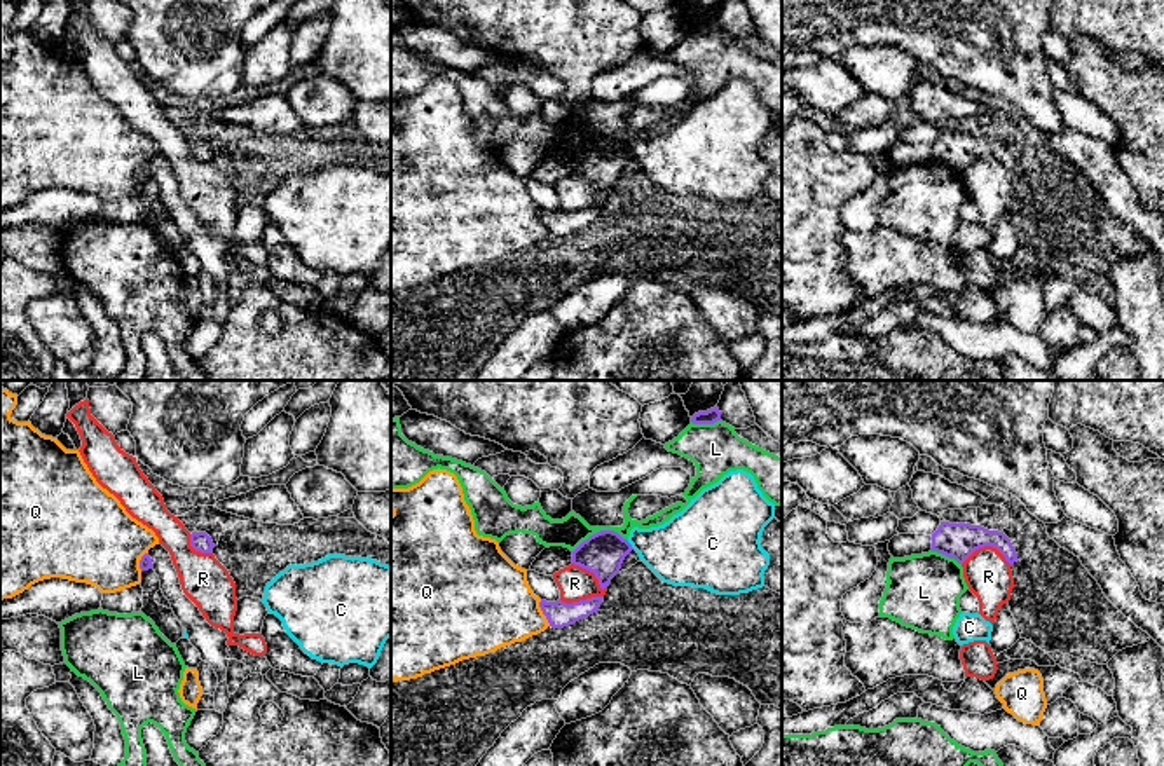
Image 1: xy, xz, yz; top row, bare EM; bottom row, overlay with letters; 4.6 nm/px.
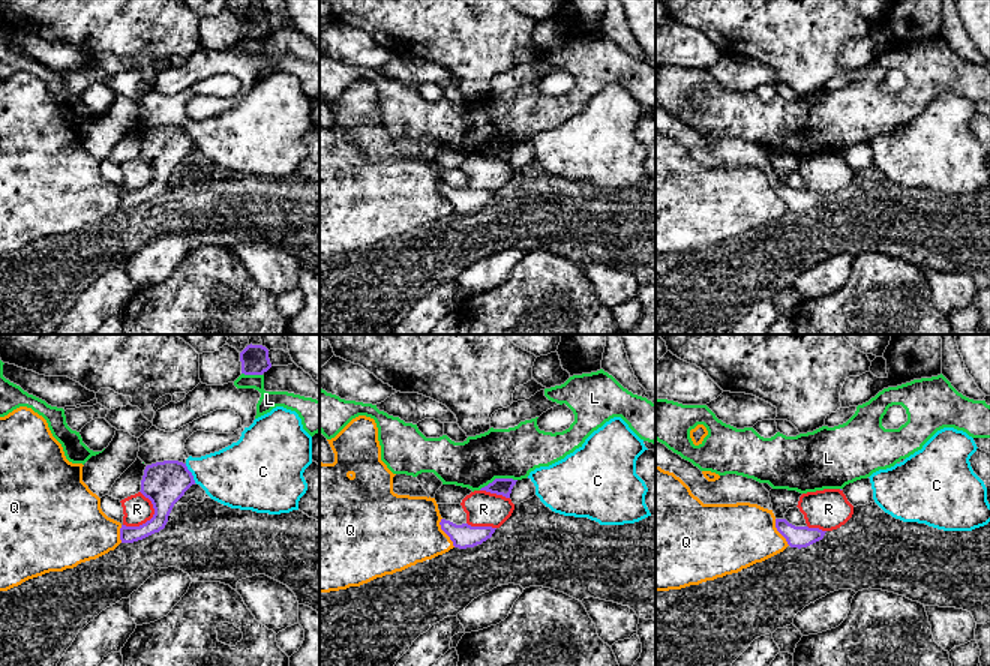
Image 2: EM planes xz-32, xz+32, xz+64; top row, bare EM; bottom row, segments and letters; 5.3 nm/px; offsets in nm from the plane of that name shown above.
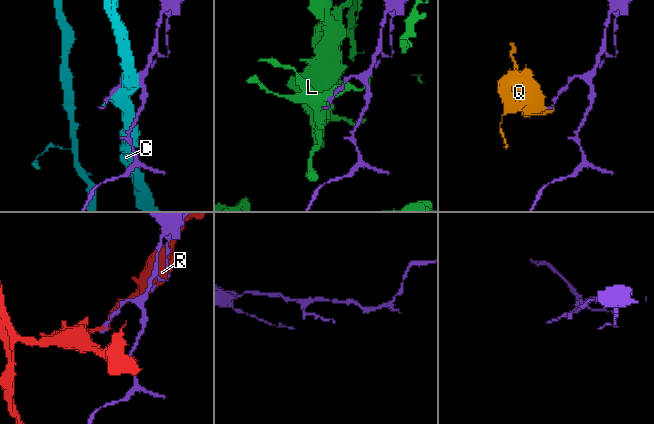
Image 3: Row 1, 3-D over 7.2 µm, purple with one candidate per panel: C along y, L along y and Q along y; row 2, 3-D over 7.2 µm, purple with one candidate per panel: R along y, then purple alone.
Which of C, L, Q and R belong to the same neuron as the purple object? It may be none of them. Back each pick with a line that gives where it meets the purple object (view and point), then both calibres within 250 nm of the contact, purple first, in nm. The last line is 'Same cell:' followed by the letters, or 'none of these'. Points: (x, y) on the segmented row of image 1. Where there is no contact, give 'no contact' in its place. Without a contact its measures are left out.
Same cell: none of these

